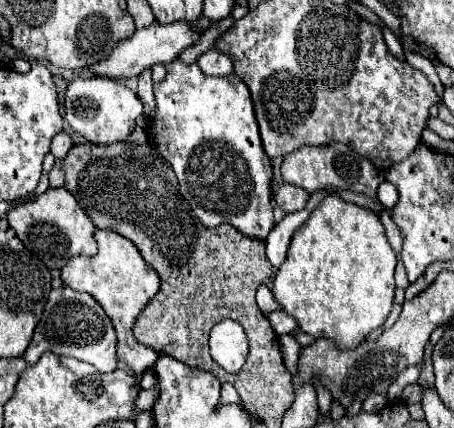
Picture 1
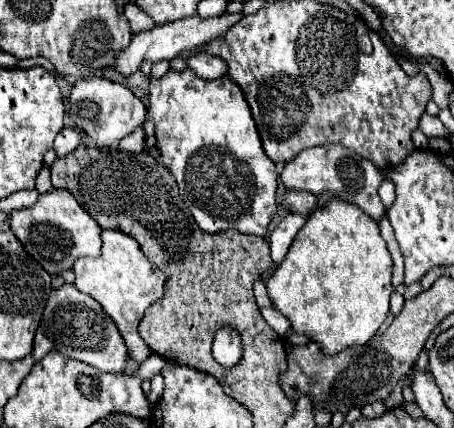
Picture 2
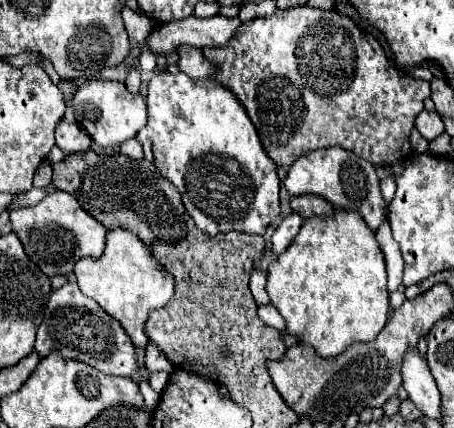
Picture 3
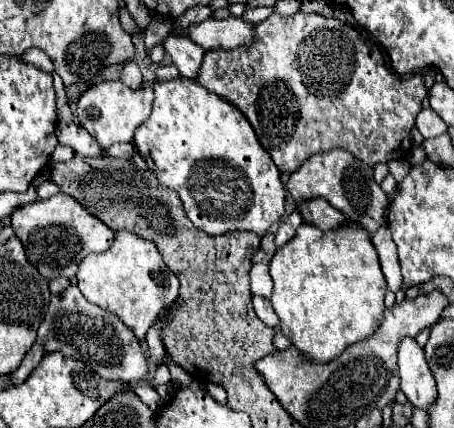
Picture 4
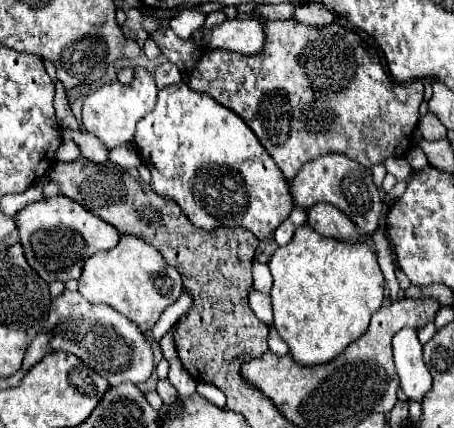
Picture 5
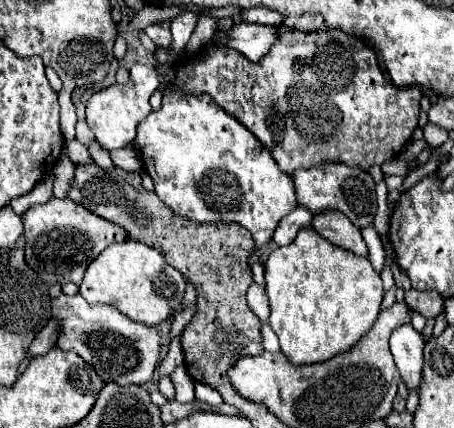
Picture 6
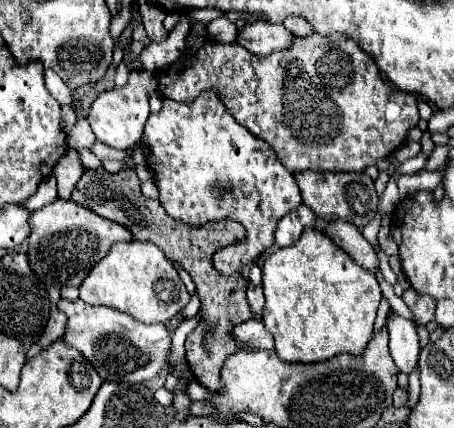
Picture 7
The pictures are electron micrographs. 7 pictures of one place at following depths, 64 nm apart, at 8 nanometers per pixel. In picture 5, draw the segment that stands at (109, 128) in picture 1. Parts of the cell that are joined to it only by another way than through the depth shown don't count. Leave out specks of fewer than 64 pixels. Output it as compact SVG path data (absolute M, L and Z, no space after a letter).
M144 66L134 68L134 80L130 84L120 84L120 82L110 82L86 96L84 106L82 106L82 124L84 128L98 136L108 150L122 146L126 142L134 140L134 126L140 118L144 118L156 104L156 80L152 72L148 72Z

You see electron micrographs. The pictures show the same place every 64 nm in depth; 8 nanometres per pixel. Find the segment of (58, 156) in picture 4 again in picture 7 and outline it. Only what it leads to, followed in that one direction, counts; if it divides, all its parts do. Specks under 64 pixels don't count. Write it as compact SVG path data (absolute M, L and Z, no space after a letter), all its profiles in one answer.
M82 148L82 150L78 150L80 152L80 158L82 158L82 164L86 166L86 169L97 169L102 166L102 162L88 148Z

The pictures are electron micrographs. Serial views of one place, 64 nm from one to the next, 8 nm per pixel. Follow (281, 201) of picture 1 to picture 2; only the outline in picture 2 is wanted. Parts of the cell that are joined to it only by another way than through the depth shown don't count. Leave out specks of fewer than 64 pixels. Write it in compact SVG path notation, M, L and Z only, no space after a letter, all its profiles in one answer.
M288 190L286 196L284 196L284 202L282 202L290 212L296 212L296 214L302 214L302 216L308 216L312 214L318 206L318 198L310 192L292 192Z

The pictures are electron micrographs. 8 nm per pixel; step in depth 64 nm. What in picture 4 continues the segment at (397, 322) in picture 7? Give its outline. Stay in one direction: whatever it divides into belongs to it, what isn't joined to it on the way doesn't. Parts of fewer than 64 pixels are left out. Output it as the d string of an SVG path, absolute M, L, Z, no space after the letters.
M404 336L398 346L400 390L416 406L426 410L436 400L436 382L424 360L424 350L410 336Z

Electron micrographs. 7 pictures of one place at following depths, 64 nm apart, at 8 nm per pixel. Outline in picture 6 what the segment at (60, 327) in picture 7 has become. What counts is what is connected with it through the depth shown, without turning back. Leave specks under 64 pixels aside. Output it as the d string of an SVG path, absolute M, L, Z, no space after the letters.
M52 318L44 328L42 332L38 332L38 336L34 338L32 346L30 346L30 354L36 356L36 354L46 354L58 340L60 336L60 320Z

